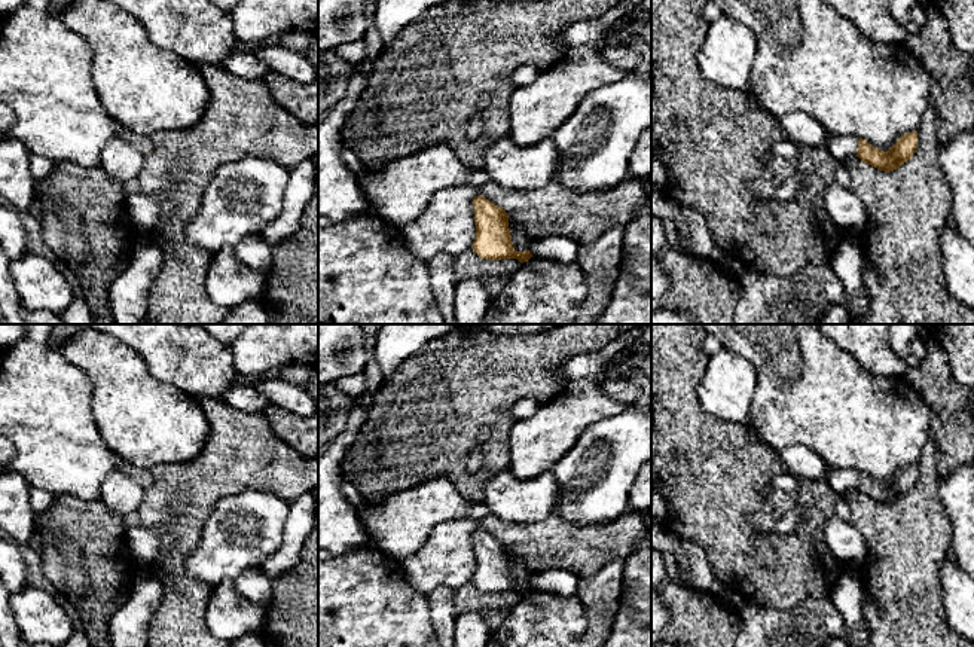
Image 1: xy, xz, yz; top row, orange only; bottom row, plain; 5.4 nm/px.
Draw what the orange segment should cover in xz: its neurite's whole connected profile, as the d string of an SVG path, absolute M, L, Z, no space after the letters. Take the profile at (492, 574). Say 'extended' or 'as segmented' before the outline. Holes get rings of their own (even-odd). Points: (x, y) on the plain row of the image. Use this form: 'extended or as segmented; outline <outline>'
extended; outline M446 477L388 494L381 501L366 501L357 512L369 547L401 562L416 553L442 522L471 521L476 555L473 585L486 593L528 595L531 585L516 585L513 580L506 543L480 527L489 513L483 503L470 503Z

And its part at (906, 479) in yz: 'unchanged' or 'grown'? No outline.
grown

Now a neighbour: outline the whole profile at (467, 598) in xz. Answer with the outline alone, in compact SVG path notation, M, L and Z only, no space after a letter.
M473 582L465 583L454 593L458 614L468 611L483 613L486 610L512 610L519 601L520 595L517 592L486 593L479 590Z

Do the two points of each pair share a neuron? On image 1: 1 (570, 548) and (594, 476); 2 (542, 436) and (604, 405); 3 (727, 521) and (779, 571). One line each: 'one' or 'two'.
1: two
2: one
3: one

